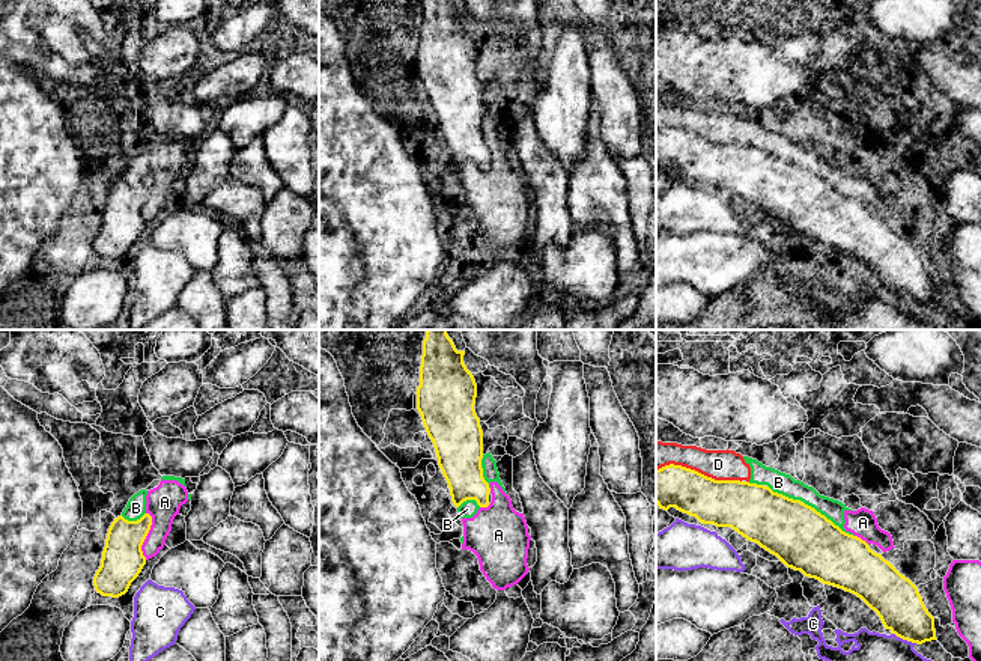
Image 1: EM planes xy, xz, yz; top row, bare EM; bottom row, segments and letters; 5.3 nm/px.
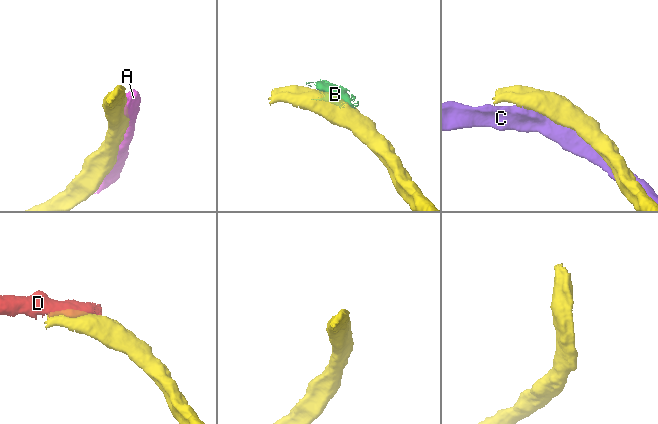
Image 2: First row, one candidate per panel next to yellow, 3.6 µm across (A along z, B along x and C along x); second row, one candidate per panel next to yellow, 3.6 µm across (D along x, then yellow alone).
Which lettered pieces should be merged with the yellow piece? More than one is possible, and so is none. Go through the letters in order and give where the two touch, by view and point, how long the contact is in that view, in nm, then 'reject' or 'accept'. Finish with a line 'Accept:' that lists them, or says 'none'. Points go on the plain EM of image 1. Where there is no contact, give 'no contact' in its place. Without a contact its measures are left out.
A: xy (146, 197) | 260 nm | reject
B: yz (829, 182) | 320 nm | reject
C: yz (903, 301) | 130 nm | reject
D: yz (697, 134) | 460 nm | reject
Accept: none

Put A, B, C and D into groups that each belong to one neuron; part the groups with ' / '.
A B D / C

